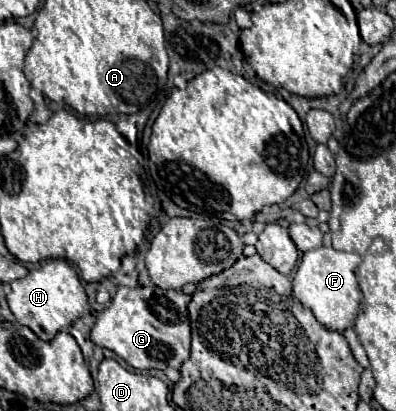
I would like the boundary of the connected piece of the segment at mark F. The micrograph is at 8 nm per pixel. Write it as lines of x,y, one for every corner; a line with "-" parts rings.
315,248
303,254
301,264
295,272
293,278
293,294
301,300
301,304
305,308
309,308
315,318
331,328
331,330
339,330
343,332
345,328
353,326
355,316
359,312
359,304
361,304
361,288
357,282
357,266
363,260
359,258
359,254
351,254
351,252
339,252
333,248

